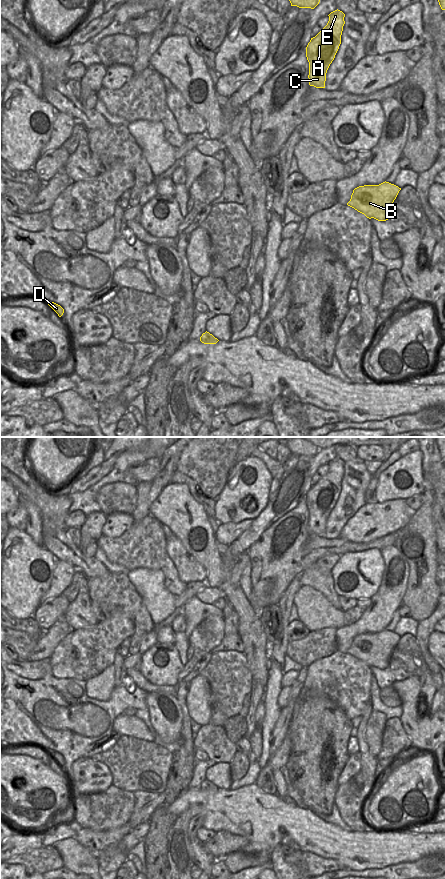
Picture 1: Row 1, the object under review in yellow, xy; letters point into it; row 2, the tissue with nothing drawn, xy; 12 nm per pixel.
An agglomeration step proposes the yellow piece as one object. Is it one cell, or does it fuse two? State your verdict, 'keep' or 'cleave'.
keep

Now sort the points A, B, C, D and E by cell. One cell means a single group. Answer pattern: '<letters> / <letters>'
A B C D E

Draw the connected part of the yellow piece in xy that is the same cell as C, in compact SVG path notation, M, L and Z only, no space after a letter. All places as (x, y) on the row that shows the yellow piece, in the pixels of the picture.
M338 9L328 16L327 25L311 38L306 47L306 57L309 62L309 85L316 88L325 88L326 73L341 44L345 24L345 14Z

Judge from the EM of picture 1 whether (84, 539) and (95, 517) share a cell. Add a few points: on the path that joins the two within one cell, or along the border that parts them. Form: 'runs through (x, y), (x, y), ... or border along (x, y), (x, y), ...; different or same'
runs through (87, 534), (94, 522); same

